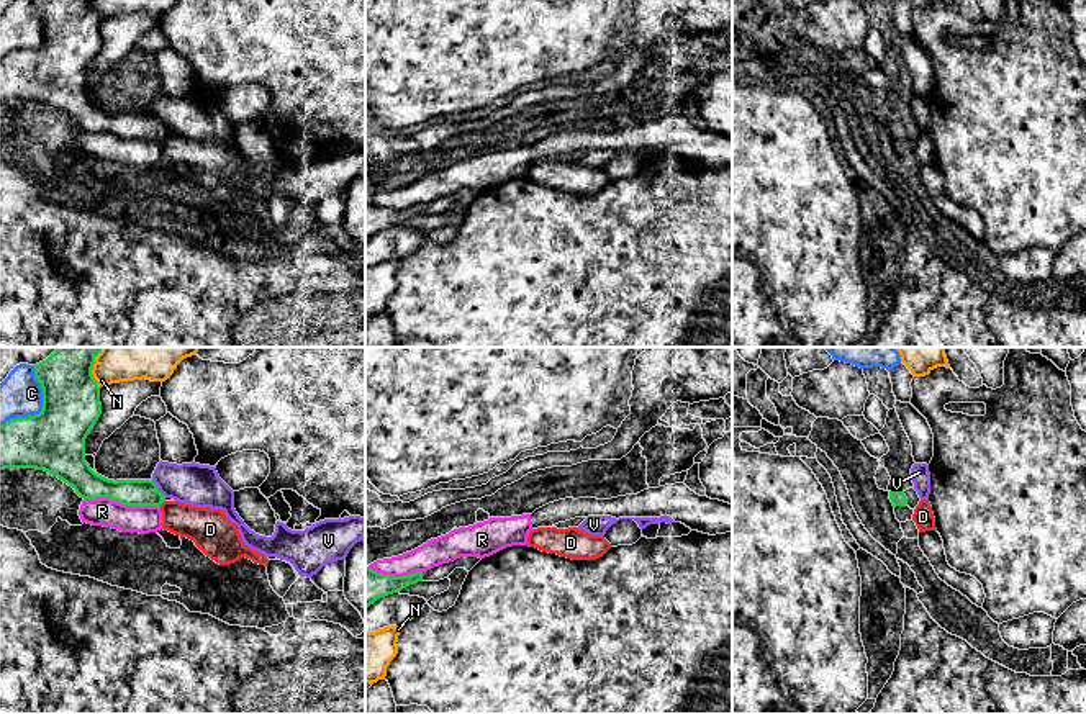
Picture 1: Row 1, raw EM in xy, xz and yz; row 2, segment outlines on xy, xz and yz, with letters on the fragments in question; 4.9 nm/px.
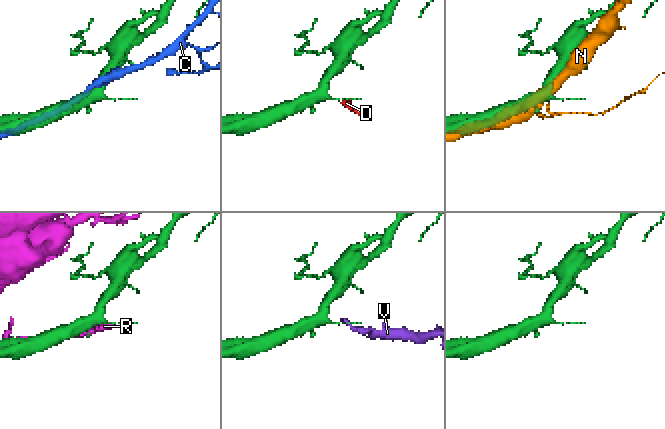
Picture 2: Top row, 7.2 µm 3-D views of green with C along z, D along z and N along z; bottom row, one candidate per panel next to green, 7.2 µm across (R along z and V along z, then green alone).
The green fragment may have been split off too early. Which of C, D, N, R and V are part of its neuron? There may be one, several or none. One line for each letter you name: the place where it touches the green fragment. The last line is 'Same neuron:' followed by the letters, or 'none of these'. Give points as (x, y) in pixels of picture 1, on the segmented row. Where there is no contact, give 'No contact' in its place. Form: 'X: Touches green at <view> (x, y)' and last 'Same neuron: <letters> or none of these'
Same neuron: none of these

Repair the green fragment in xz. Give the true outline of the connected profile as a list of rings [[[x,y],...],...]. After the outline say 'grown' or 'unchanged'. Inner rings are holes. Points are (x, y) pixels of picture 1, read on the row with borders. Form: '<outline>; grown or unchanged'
[[[365,567],[365,609],[377,599],[398,593],[403,588],[423,581],[423,572],[405,576],[382,575]]]; unchanged

